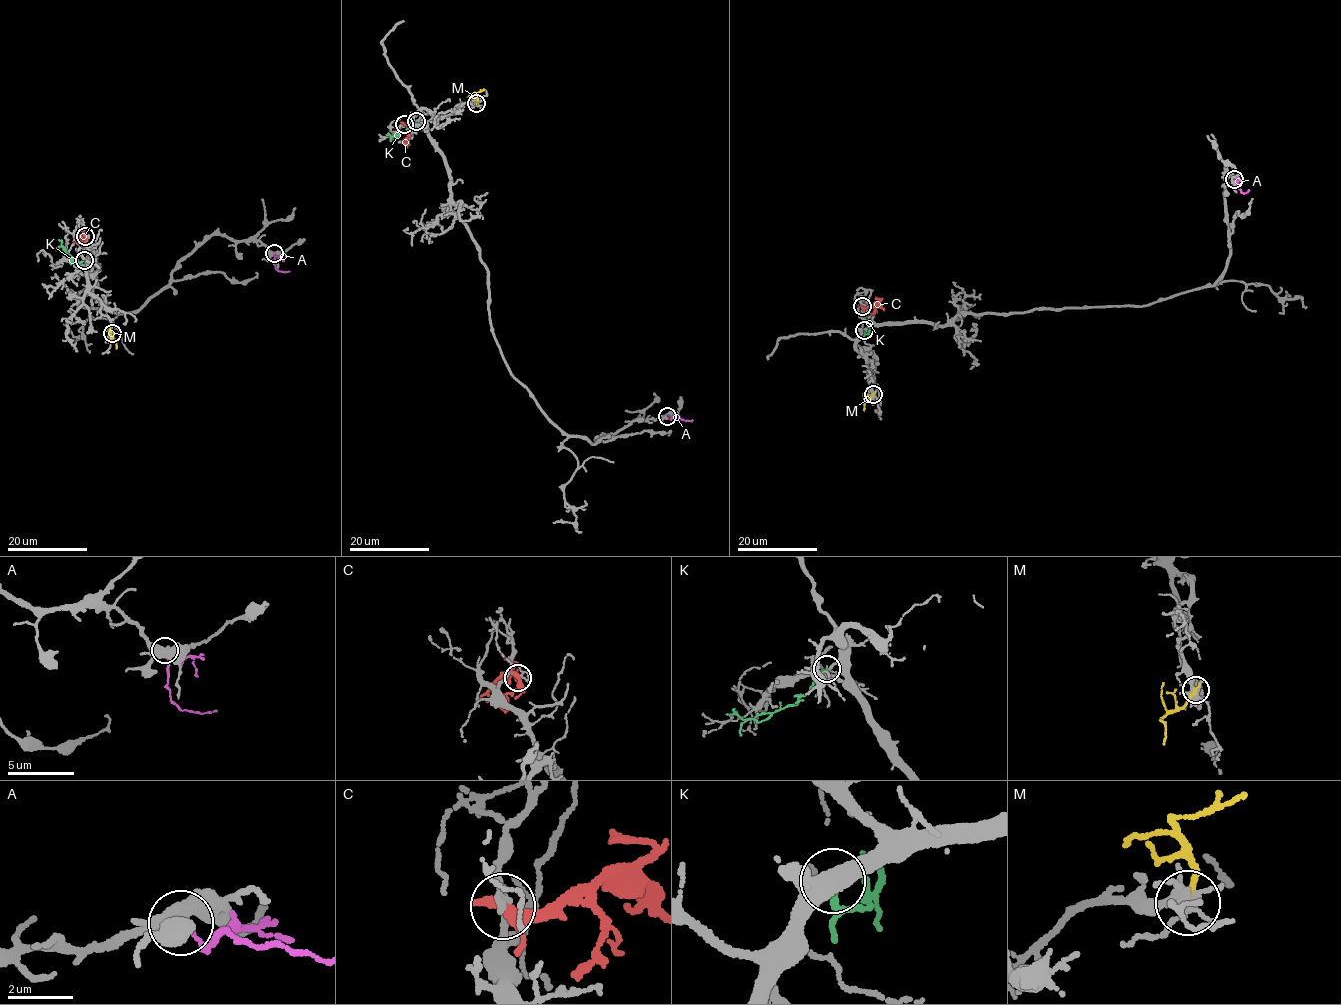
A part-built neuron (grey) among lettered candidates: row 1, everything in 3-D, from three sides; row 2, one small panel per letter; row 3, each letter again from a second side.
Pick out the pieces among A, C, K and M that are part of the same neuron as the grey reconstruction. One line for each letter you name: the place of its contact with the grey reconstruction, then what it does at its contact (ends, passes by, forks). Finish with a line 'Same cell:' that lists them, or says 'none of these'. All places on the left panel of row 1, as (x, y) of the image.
K: meets grey at (84, 260); it ends there
Same cell: K

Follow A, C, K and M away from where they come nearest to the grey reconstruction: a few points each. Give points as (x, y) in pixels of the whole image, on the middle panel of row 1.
A: (667, 416), (692, 420)
C: (404, 125), (407, 136), (404, 149)
K: (416, 121), (405, 132), (394, 136), (385, 135)
M: (477, 103), (475, 94), (483, 89)

